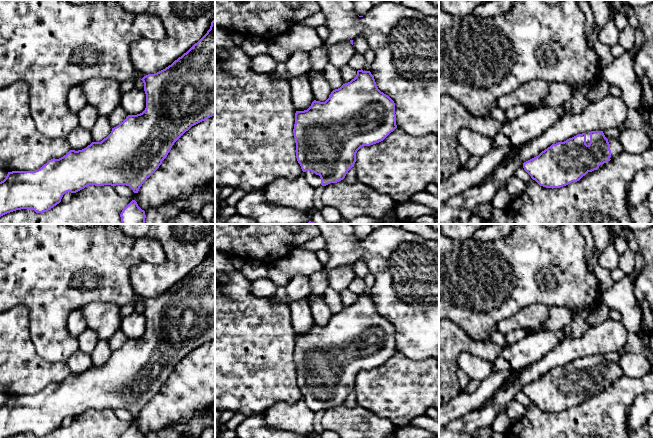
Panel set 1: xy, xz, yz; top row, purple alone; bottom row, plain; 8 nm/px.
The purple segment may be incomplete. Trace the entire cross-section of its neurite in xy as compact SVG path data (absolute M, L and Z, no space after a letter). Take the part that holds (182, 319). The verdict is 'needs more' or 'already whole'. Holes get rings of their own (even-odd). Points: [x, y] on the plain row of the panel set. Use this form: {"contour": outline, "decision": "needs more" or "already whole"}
{"contour": "M215 243L211 246L210 253L207 257L195 267L186 277L175 284L165 293L148 298L141 303L144 307L144 315L146 318L146 332L137 339L128 339L126 343L118 350L112 352L111 357L101 366L92 366L82 374L70 374L66 379L59 383L51 383L44 388L40 393L35 395L12 395L8 396L6 402L0 406L0 438L7 438L21 433L32 433L36 437L47 436L61 426L63 419L67 416L76 417L89 409L104 410L104 409L126 409L129 410L134 417L138 417L142 408L159 392L162 385L167 381L174 367L192 350L205 345L215 339Z", "decision": "already whole"}

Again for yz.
{"contour": "M591 355L552 368L538 380L524 386L523 392L540 410L560 412L579 405L588 396L597 394L601 388L615 383L622 377L619 360L607 363L603 355Z", "decision": "needs more"}

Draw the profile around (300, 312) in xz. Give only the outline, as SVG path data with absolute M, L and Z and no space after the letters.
M301 299L289 305L292 327L296 335L307 334L315 324L310 302L308 299Z

